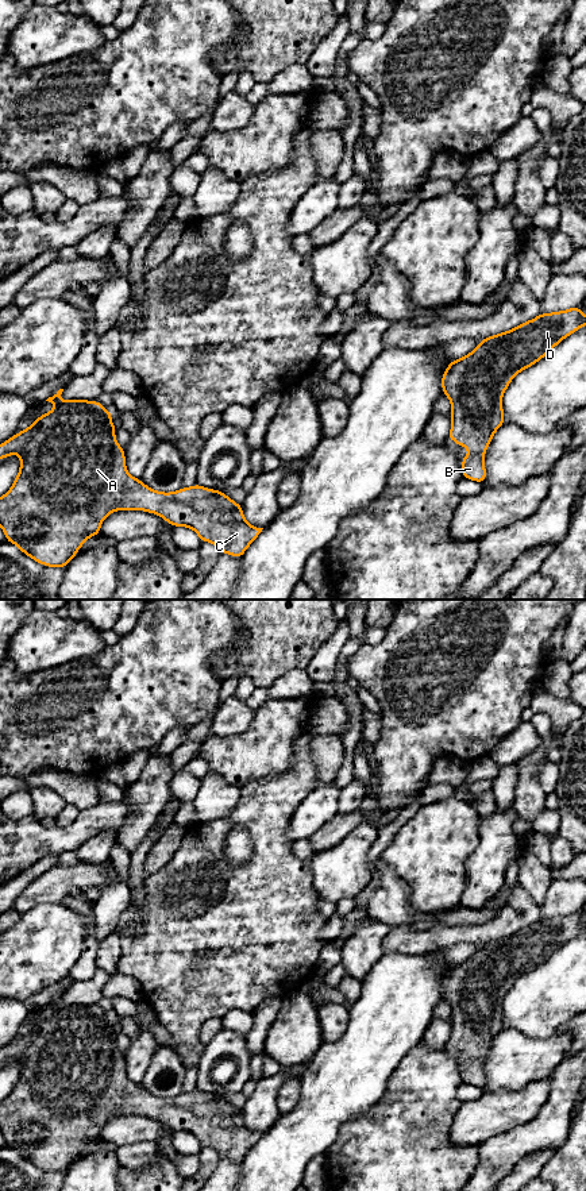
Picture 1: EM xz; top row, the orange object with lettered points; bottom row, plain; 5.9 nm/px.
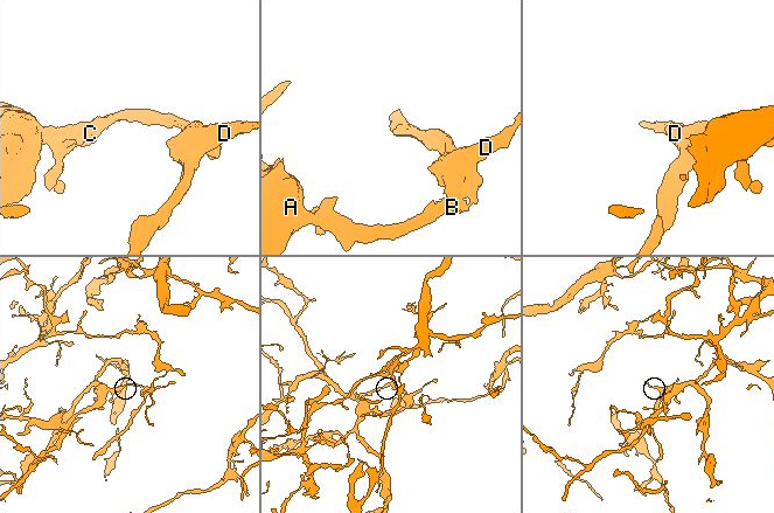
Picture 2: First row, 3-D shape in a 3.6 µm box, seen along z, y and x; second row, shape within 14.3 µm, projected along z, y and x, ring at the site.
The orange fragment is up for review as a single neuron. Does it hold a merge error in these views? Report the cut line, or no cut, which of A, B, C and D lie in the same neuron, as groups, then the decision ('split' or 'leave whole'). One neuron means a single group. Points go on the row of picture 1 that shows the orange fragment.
no cut | A B C D | leave whole

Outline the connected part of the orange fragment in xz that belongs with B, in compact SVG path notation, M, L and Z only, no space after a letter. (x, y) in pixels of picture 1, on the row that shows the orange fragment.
M579 307L567 311L540 313L510 331L487 336L470 354L452 361L442 377L444 396L451 401L451 432L447 440L464 446L469 455L462 459L463 478L483 482L486 479L485 452L494 432L502 427L502 394L513 377L544 358L556 344L586 325Z

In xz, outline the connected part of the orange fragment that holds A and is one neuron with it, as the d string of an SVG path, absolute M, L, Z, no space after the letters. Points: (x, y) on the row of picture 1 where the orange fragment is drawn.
M59 389L46 400L55 404L53 411L0 444L0 459L14 454L20 456L18 477L0 497L0 527L7 541L43 566L66 567L84 541L100 533L109 513L146 510L173 527L192 528L201 541L213 543L219 552L242 558L263 528L246 521L240 504L198 483L171 493L150 489L127 473L111 412L99 401L61 401L62 392Z

